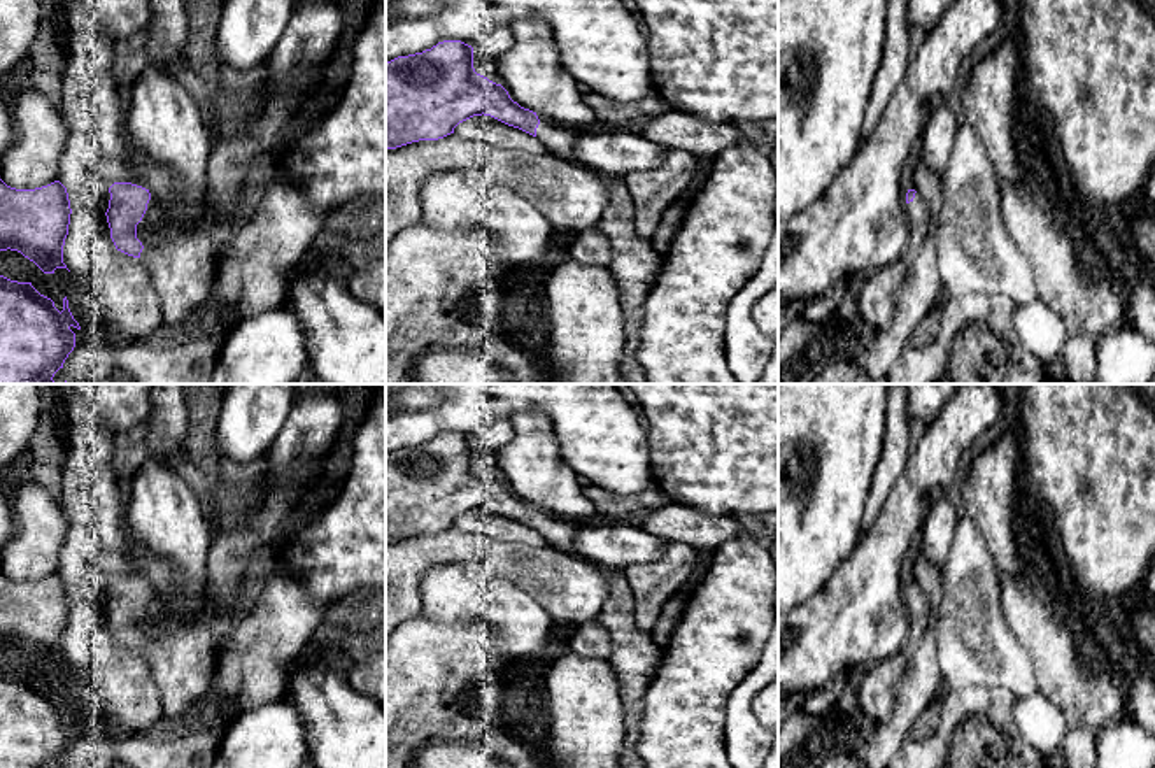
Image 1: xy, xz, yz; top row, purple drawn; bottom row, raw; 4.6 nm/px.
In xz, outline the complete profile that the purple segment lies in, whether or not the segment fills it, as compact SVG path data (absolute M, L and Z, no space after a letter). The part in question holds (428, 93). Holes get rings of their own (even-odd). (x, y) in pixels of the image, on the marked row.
M443 40L422 53L398 56L386 63L386 149L396 149L419 140L438 140L473 117L491 116L519 128L545 144L547 153L575 161L573 142L584 133L566 128L514 102L508 91L473 68L473 47L461 40Z

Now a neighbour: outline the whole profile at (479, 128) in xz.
M473 116L454 128L454 135L470 142L484 142L494 147L521 149L526 153L547 153L536 137L508 126L491 116Z

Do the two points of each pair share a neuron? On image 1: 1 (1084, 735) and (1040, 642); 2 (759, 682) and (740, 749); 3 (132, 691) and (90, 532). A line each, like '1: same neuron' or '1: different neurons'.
1: different neurons
2: same neuron
3: same neuron

